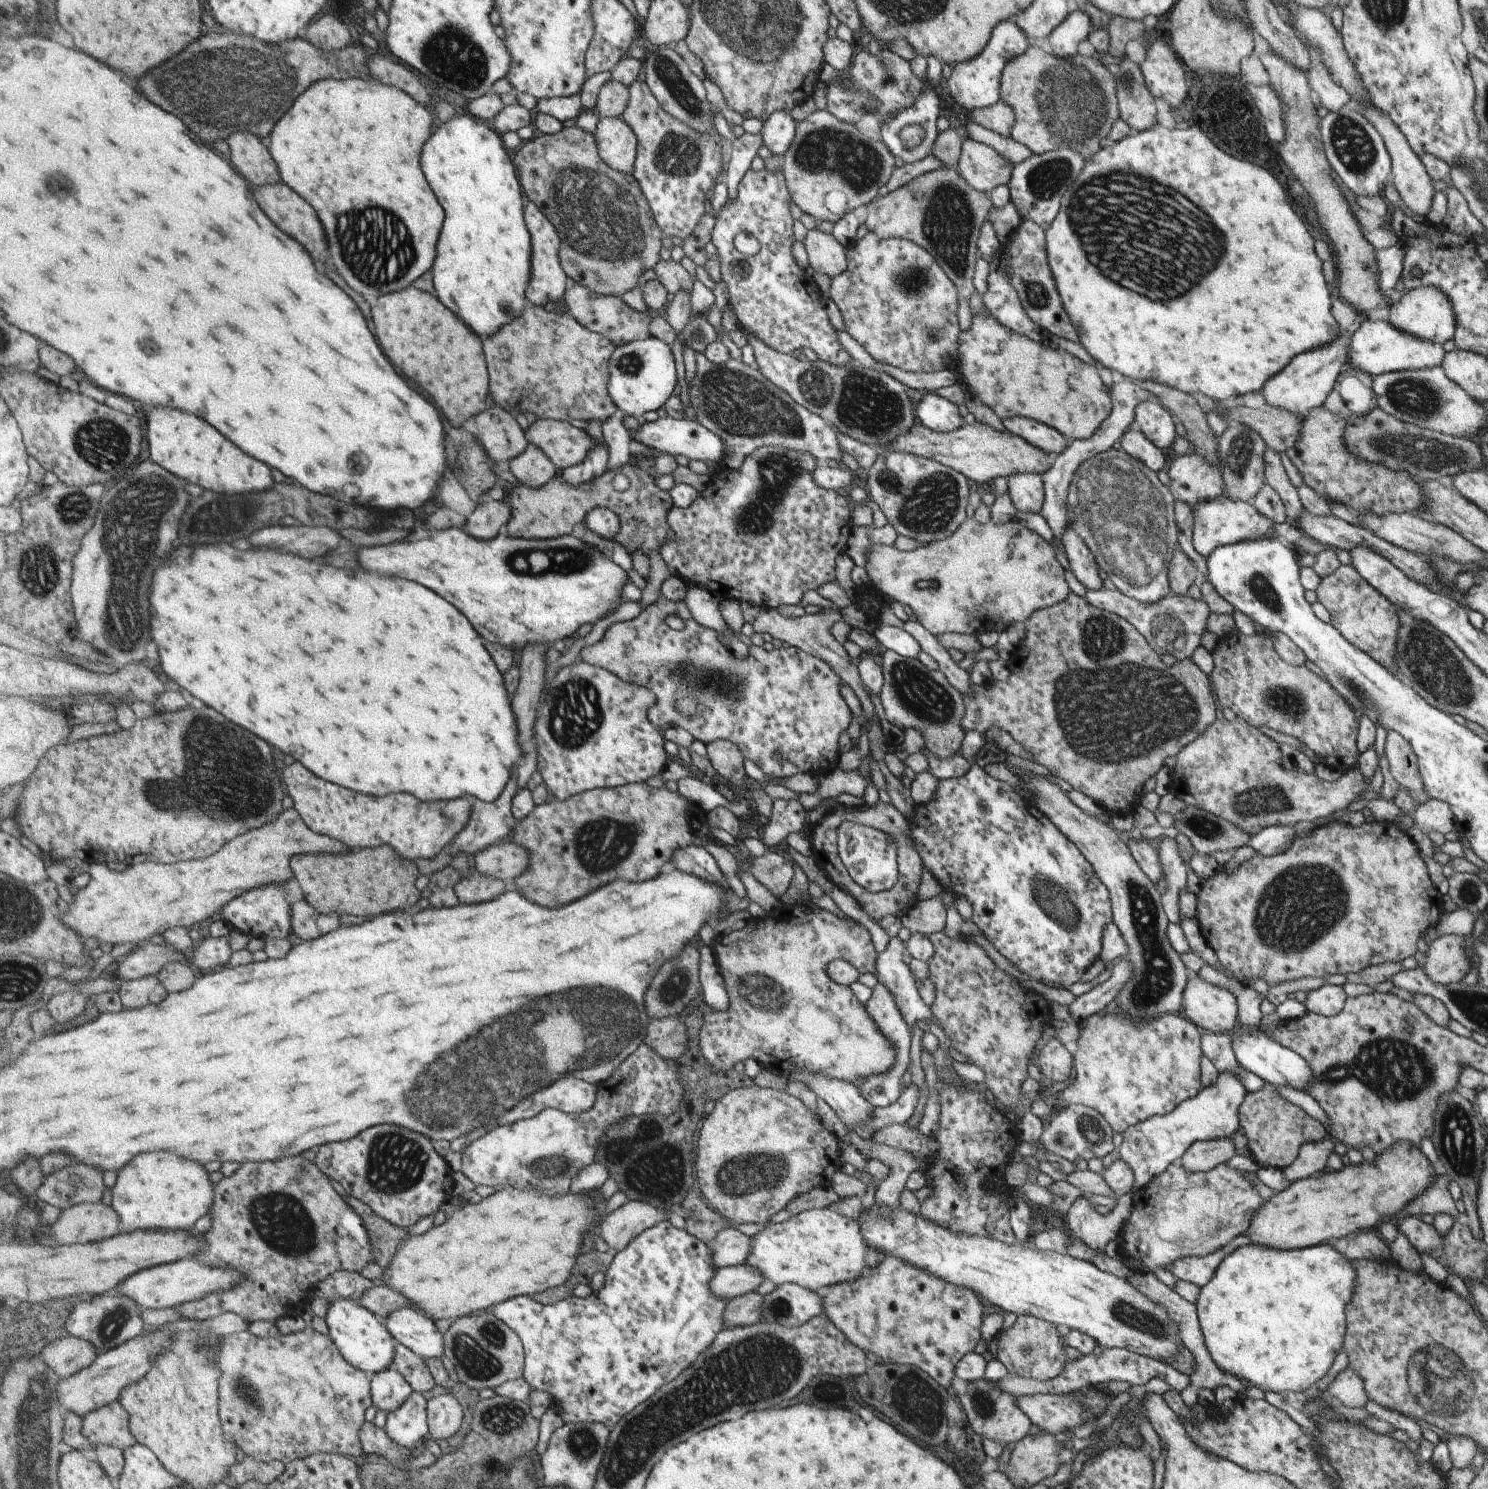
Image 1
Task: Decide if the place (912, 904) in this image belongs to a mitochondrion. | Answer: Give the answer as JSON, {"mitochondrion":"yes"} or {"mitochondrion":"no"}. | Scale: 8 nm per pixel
{"mitochondrion":"no"}

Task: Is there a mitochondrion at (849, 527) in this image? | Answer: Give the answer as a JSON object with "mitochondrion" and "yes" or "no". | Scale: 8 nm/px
{"mitochondrion":"no"}

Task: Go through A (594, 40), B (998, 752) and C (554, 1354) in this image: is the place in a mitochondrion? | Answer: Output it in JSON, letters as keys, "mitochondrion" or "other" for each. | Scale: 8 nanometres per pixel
{"A":"other","B":"other","C":"other"}

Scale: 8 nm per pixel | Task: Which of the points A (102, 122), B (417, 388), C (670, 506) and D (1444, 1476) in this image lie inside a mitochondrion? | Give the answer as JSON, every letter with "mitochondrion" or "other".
{"A":"other","B":"other","C":"other","D":"other"}

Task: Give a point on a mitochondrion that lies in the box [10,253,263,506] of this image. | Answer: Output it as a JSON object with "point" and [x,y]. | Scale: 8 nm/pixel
{"point":[102,443]}

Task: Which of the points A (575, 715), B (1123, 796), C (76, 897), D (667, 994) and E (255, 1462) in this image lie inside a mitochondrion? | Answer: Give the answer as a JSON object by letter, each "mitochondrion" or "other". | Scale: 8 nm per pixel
{"A":"mitochondrion","B":"other","C":"other","D":"mitochondrion","E":"other"}

